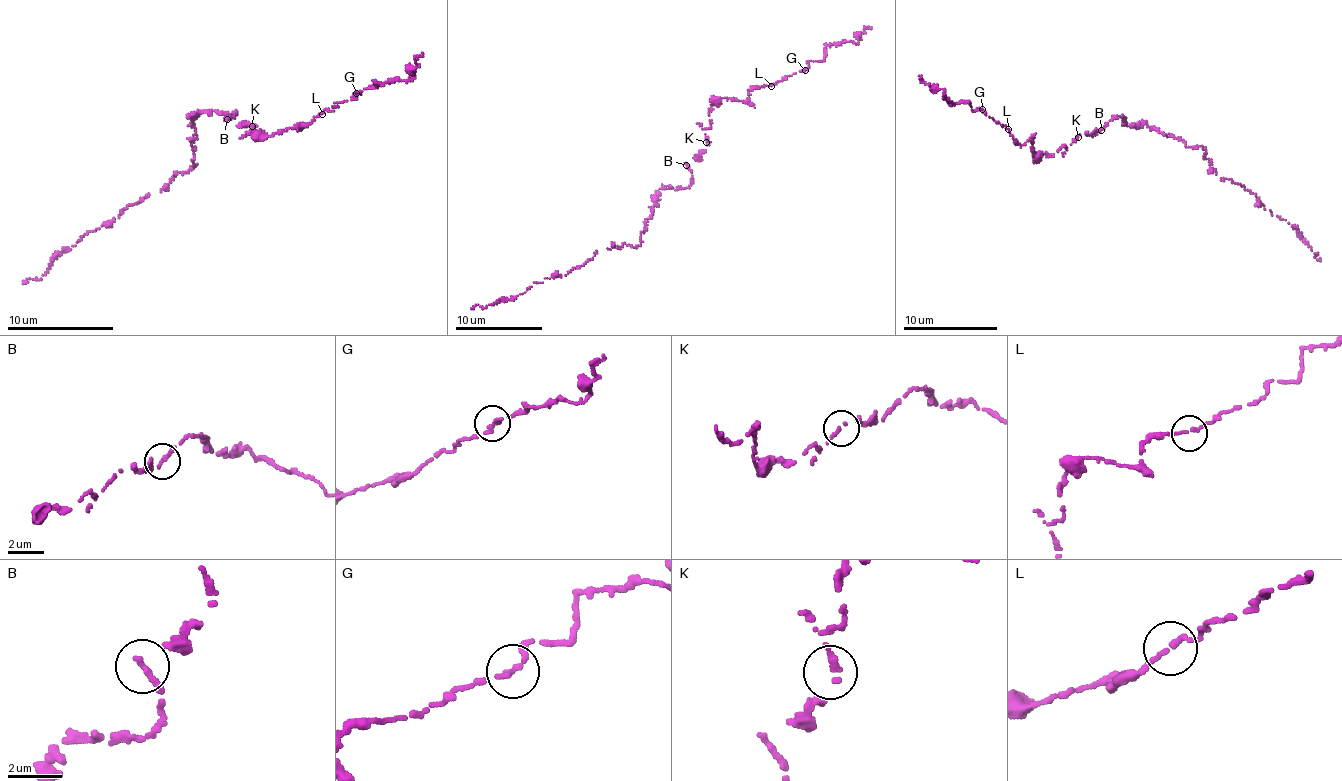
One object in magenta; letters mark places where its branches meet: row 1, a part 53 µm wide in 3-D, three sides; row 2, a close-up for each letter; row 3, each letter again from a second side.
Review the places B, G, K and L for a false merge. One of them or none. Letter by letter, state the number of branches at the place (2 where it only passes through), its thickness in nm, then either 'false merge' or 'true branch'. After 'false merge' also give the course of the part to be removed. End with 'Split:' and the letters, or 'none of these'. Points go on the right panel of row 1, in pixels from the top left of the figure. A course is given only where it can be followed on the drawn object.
B: 1 | 280 nm | true branch
G: 1 | 320 nm | true branch
K: 1 | 280 nm | true branch
L: 2 | 200 nm | true branch
Split: none of these

